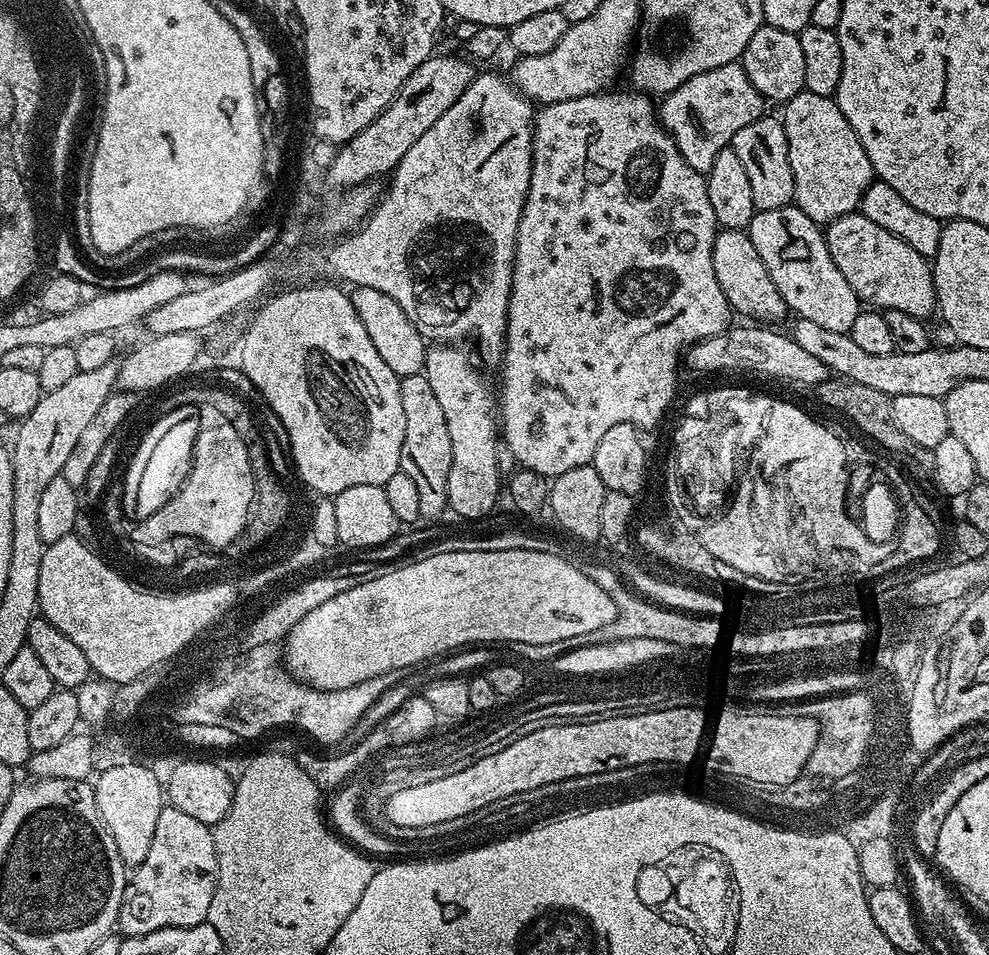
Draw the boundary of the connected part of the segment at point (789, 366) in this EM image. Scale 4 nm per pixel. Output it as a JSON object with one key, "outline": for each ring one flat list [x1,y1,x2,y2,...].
{"outline":[[752,326,756,328,729,327,727,332,720,332,693,344,686,353,686,364,696,372,720,372,725,368,728,372,757,372,760,376,769,376,772,380,789,380,792,384,809,384,815,386,829,379,830,373,818,358,814,358,807,350,802,350,798,342,794,342,791,335,775,332,772,326]]}

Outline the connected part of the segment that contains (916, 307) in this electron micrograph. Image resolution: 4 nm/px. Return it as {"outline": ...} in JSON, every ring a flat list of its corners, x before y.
{"outline":[[859,211,851,212,827,225,824,241,834,258,834,266,842,270,842,278,850,282,850,286,865,305,876,310,902,310,902,314,921,318,928,318,931,312,933,315,937,311,936,287,932,281,931,263,925,256,918,254,914,246,890,234,890,230,882,230,878,222,870,222,870,218,866,218]]}

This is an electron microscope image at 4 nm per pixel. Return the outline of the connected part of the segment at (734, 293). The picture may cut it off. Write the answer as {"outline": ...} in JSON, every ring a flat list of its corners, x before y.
{"outline":[[739,228,717,231,714,242,714,278,718,278,718,286,722,286,722,294,726,294,728,307,733,313,753,316,756,322,776,322,772,320,780,320,789,315,786,302,782,294,778,294,778,286,774,286,747,231]]}

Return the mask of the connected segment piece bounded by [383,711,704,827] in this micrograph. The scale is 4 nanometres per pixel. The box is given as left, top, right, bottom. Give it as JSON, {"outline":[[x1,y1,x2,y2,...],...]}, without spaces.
{"outline":[[692,711,662,712,661,714,662,720,654,718,654,715,650,715,648,722,630,717,623,722,624,724,620,724,618,717,608,714,594,722,552,725,526,733,497,753,479,759,474,766,469,766,466,770,461,770,456,774,447,774,446,777,435,779,434,782,423,783,406,790,397,790,396,794,383,801,384,812,388,815,387,823,400,827,422,827,447,822,452,818,468,815,490,802,507,798,510,794,519,794,538,786,544,786,546,783,562,782,563,779,566,779,566,774,586,775,586,770,598,768,596,765,598,760,604,760,608,756,622,756,628,752,632,754,637,766,652,764,655,760,660,764,673,763,676,766,684,766,684,756,692,756,692,752,696,752,696,740,700,740,700,724,703,724,704,716,700,716,699,712]]}

